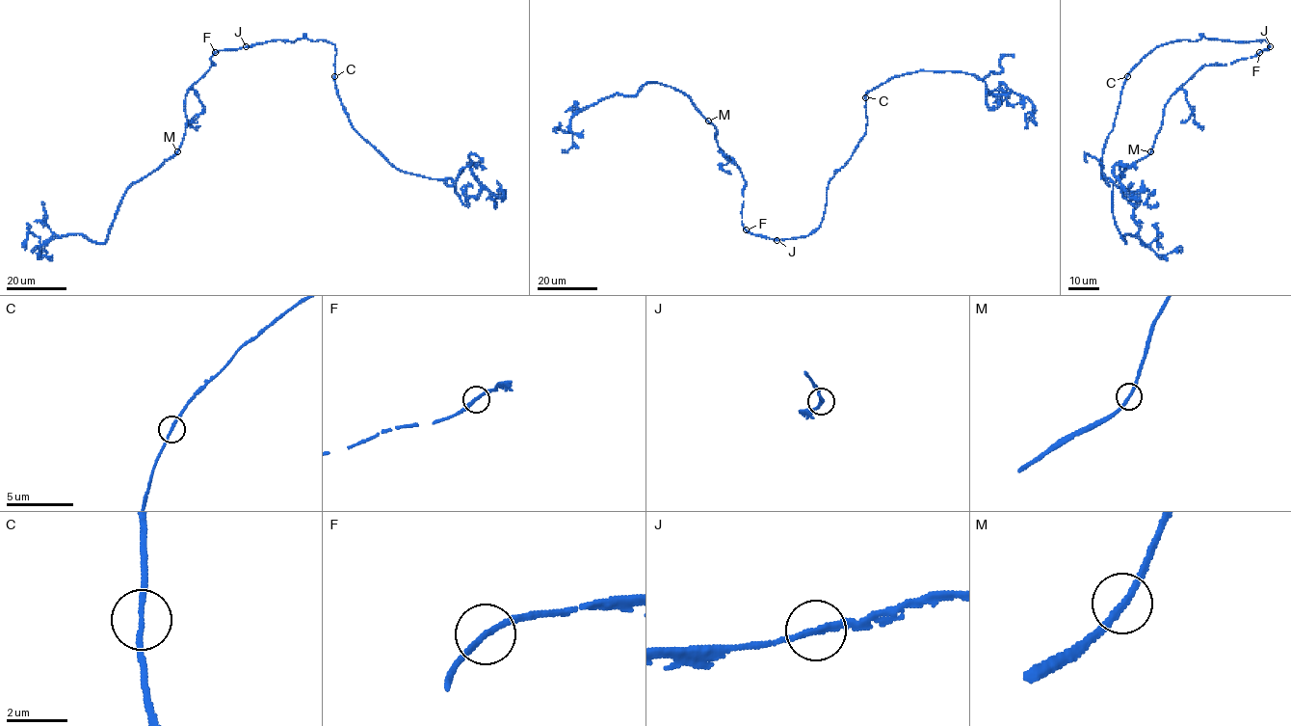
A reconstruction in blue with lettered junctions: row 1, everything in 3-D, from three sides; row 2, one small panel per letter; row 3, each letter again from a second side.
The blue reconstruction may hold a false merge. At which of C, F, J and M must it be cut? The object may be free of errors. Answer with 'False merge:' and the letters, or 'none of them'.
False merge: none of them

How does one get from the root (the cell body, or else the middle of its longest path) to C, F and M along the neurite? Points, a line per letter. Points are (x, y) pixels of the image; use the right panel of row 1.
C: (1265, 40), (1234, 41), (1202, 37), (1195, 40), (1172, 40), (1151, 50), (1127, 76)
F: (1265, 40), (1270, 47), (1260, 52)
M: (1265, 40), (1270, 47), (1256, 55), (1224, 65), (1204, 65), (1184, 83), (1165, 107), (1162, 124), (1151, 152)

